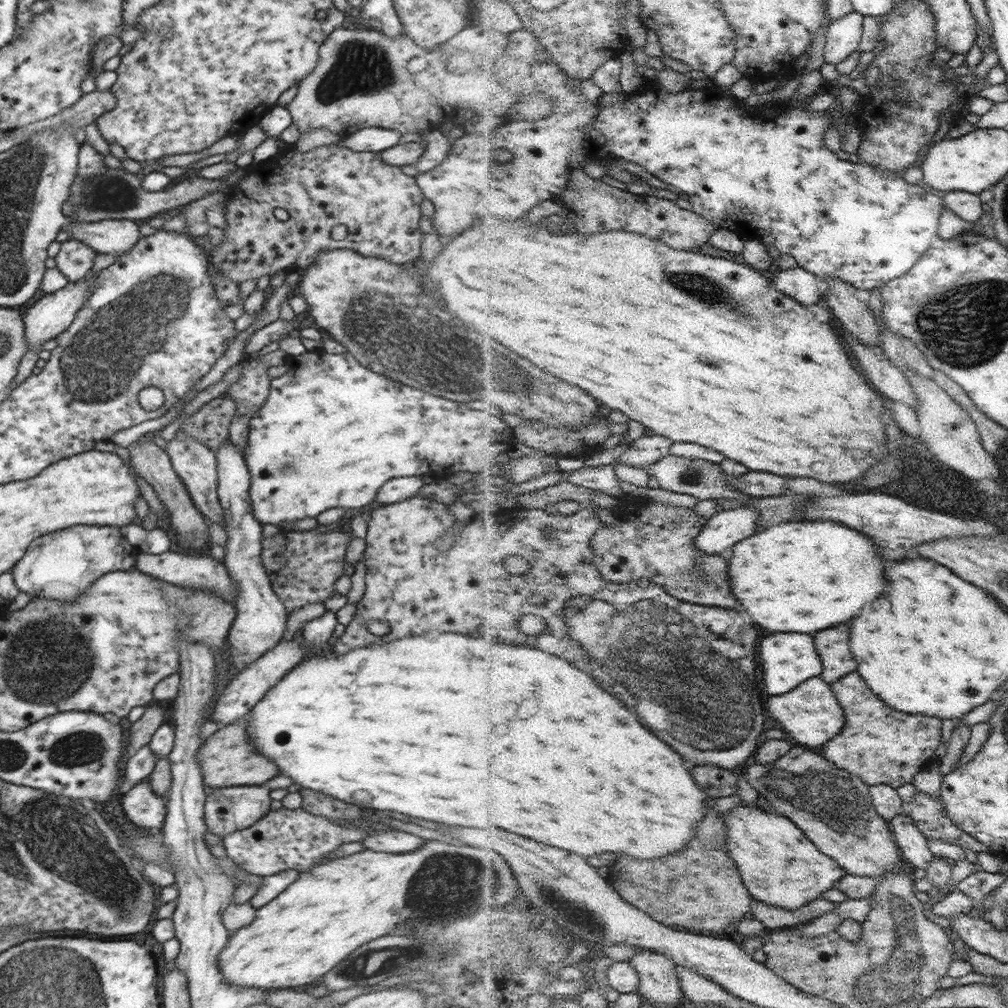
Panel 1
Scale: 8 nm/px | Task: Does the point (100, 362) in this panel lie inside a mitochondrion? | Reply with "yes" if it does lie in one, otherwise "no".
yes

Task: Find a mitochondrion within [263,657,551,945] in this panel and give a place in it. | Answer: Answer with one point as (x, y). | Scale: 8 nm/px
(454, 875)

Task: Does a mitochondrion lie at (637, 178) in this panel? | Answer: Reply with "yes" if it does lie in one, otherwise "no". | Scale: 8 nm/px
no

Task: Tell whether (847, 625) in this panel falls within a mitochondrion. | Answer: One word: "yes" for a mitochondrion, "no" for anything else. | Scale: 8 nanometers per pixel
no

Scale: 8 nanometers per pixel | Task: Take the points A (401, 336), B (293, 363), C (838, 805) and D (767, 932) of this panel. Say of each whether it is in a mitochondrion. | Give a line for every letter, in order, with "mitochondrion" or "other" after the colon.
A: mitochondrion
B: other
C: mitochondrion
D: other

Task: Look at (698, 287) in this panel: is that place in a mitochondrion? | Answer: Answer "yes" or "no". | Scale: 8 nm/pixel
yes

